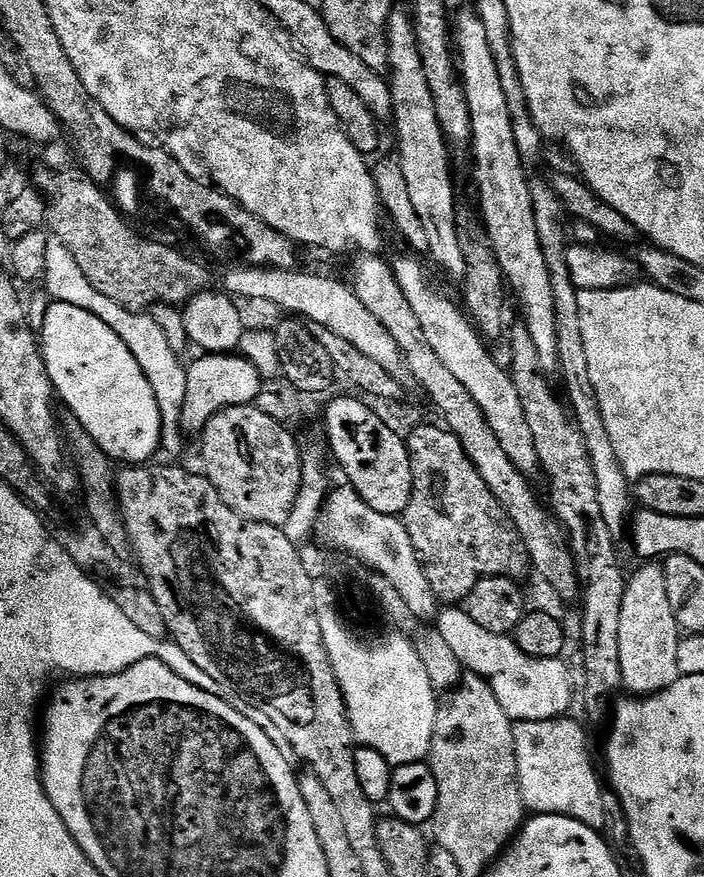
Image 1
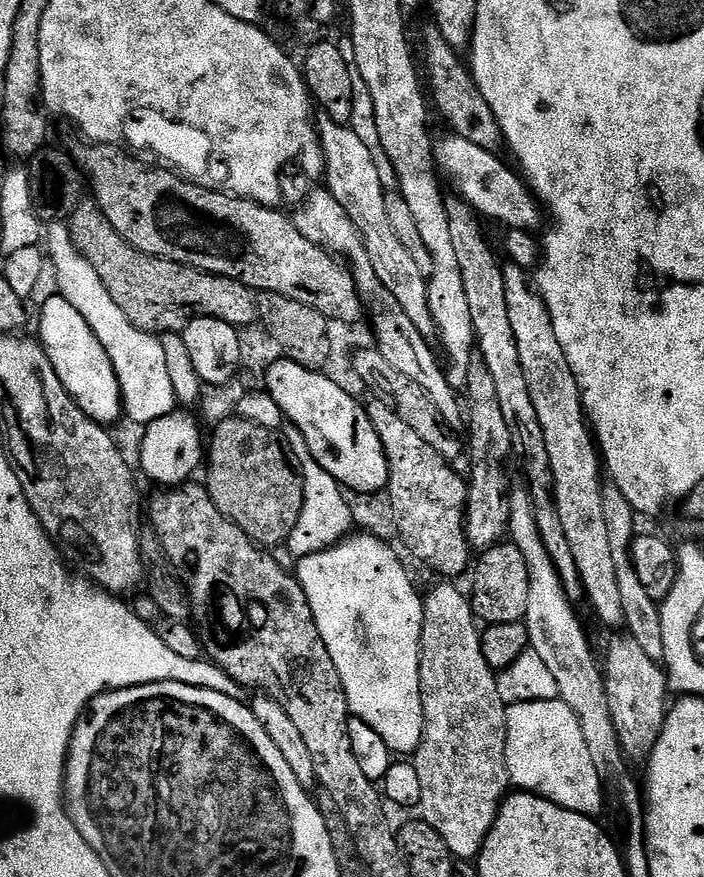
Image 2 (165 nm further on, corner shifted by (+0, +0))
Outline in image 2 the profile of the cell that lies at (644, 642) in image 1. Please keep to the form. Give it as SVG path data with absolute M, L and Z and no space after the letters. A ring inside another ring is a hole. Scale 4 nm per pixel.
M630 638L623 639L614 641L608 648L608 664L606 660L604 673L606 694L625 757L632 762L644 762L651 756L664 724L668 721L668 673L654 658L646 654L646 650L642 650L642 646L638 646L638 642Z

